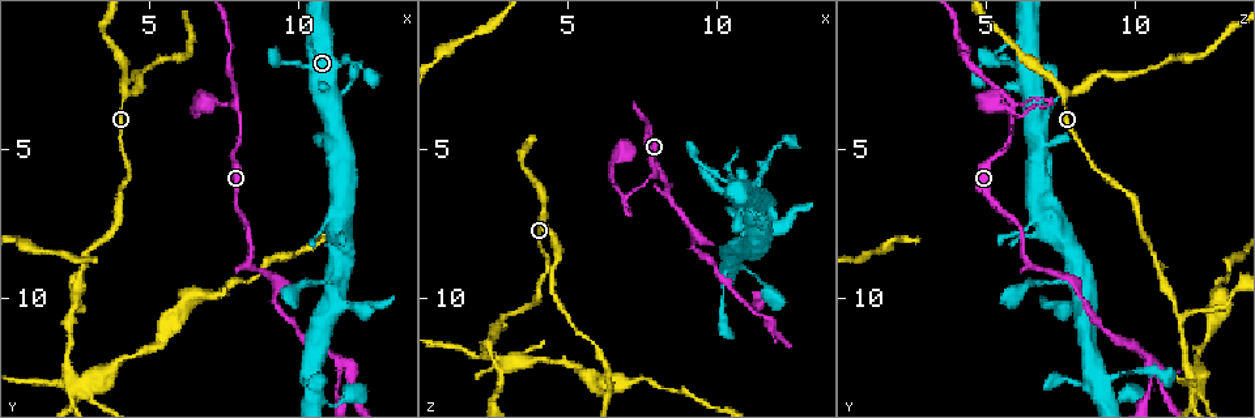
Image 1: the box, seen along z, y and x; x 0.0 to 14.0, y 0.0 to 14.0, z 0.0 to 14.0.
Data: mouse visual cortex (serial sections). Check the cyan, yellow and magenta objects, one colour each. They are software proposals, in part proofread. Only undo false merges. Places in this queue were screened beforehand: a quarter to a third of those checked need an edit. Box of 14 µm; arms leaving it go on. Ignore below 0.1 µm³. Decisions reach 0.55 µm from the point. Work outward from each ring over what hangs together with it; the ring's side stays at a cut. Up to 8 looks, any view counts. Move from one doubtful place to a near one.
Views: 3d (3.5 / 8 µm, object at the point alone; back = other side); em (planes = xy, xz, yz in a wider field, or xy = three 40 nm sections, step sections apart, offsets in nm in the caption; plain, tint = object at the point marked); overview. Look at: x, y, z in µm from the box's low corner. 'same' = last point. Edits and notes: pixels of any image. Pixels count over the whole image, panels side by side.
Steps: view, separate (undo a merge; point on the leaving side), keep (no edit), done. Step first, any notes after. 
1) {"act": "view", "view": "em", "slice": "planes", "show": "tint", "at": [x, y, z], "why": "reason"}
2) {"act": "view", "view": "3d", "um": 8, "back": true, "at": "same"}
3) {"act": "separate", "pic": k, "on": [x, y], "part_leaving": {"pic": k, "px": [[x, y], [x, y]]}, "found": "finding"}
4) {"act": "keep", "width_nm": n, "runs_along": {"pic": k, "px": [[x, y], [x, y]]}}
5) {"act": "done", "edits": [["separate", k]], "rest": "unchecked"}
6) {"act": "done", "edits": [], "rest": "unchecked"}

{"act": "view", "view": "em", "slice": "xy", "step": 3, "show": "tint", "at": [6.9, 3.5, 6.6], "why": "abrupt turn"}

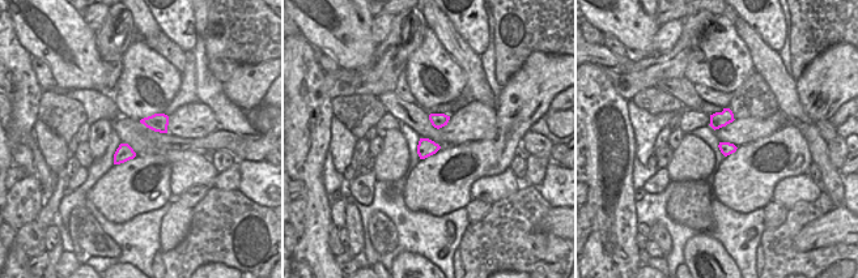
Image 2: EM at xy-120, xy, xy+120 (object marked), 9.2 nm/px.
{"act": "view", "view": "3d", "um": 3.5, "at": "same", "why": "wider look"}

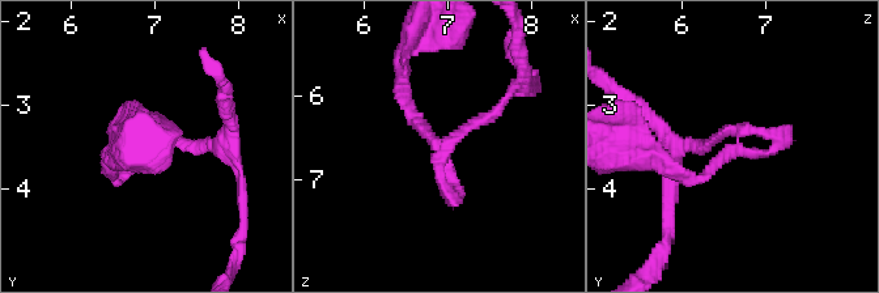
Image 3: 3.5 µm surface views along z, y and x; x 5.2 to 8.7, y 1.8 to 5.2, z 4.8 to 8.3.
{"act": "keep", "found": "continuous, no second cell"}

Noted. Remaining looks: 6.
{"act": "view", "view": "3d", "um": 8, "at": [2.3, 10.7, 11.6], "why": "three arms meet"}

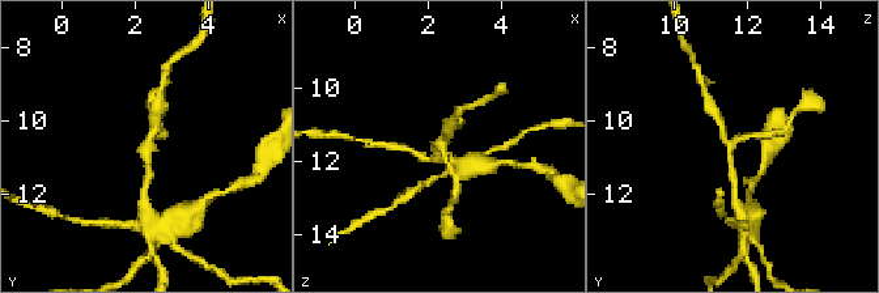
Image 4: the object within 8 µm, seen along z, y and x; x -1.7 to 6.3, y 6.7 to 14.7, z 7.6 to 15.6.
{"act": "view", "view": "em", "slice": "xy", "step": 2, "show": "tint", "at": [2.3, 10.7, 11.6], "arms": 3, "arm_widths_nm": [150, 150, 250]}

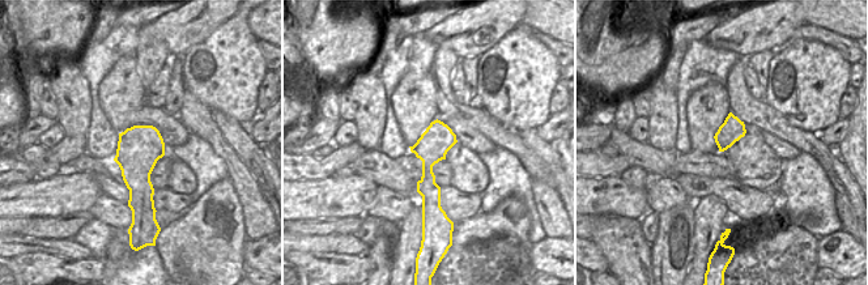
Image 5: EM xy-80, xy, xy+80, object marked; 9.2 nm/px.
{"act": "keep", "runs_along": {"pic": 4, "px": [[716, 114], [730, 145], [733, 185]]}, "found": "all the same cell"}

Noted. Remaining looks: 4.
{"act": "view", "view": "3d", "um": 3.5, "at": [2.8, 12.7, 12.1], "why": "small branch off a trunk"}

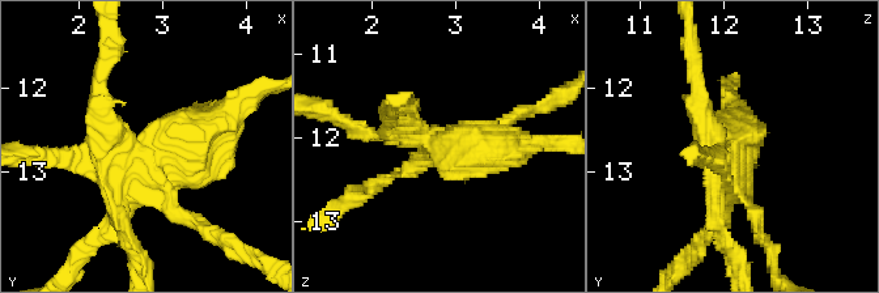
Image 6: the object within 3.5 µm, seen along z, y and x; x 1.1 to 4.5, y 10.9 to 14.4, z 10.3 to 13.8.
{"act": "view", "view": "em", "slice": "xy", "step": 2, "show": "plain", "at": [2.75, 12.75, 12.00], "why": "shape alone is not enough"}

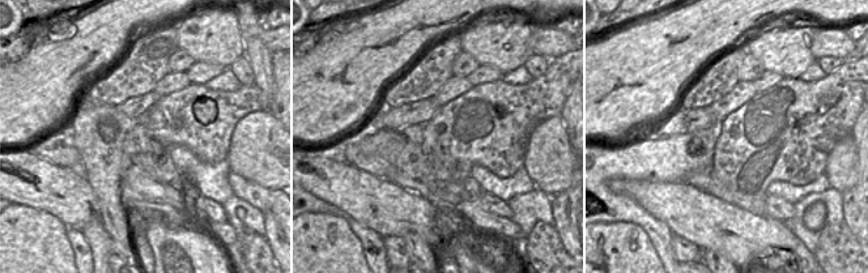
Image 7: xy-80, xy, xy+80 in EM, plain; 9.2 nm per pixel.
{"act": "view", "view": "em", "slice": "xy", "step": 2, "show": "tint", "at": "same", "why": "where the object lies"}

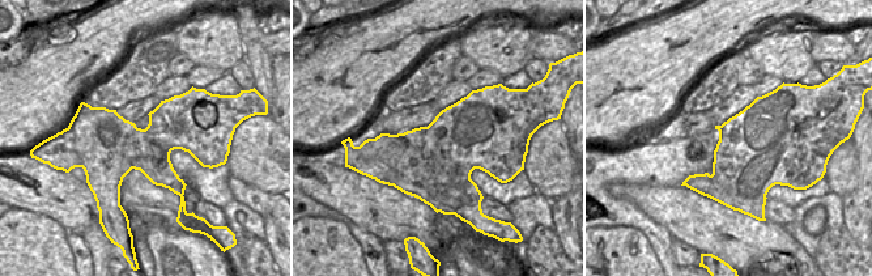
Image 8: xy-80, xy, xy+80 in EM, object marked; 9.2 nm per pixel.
{"act": "separate", "pic": 6, "on": [759, 134], "part_leaving": {"pic": 6, "px": [[716, 145], [735, 137], [733, 106]]}, "found": "two cells meet here"}

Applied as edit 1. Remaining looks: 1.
{"act": "done", "edits": [["separate", 6]], "rest": "unchecked"}

